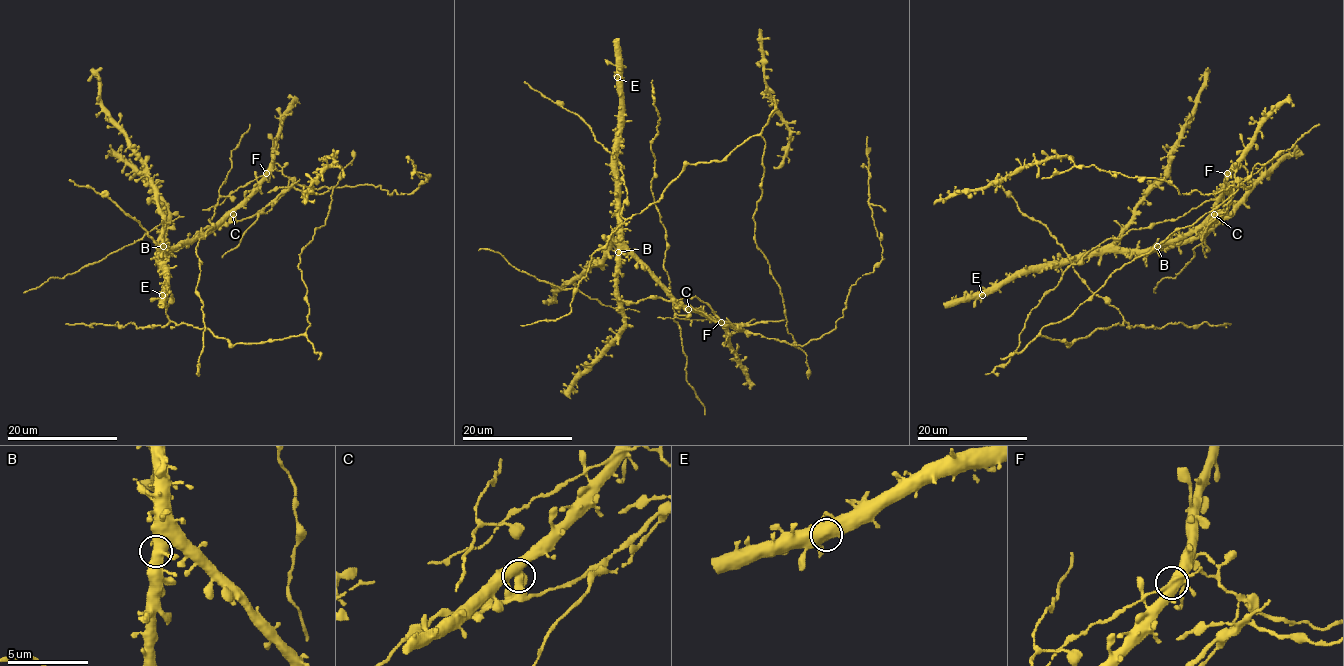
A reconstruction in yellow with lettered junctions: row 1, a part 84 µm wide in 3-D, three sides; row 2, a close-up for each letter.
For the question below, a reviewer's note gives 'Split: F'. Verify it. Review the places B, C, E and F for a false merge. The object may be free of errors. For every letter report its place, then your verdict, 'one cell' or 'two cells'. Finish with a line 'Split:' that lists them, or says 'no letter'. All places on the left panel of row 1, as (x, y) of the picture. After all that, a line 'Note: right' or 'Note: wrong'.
B: at (163, 246); one cell
C: at (233, 214); two cells
E: at (162, 295); one cell
F: at (266, 173); one cell
Split: C
Note: wrong

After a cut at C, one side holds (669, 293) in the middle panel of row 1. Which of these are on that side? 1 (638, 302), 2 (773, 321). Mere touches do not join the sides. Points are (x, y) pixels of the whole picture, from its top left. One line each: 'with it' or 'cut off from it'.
1: cut off from it
2: cut off from it

